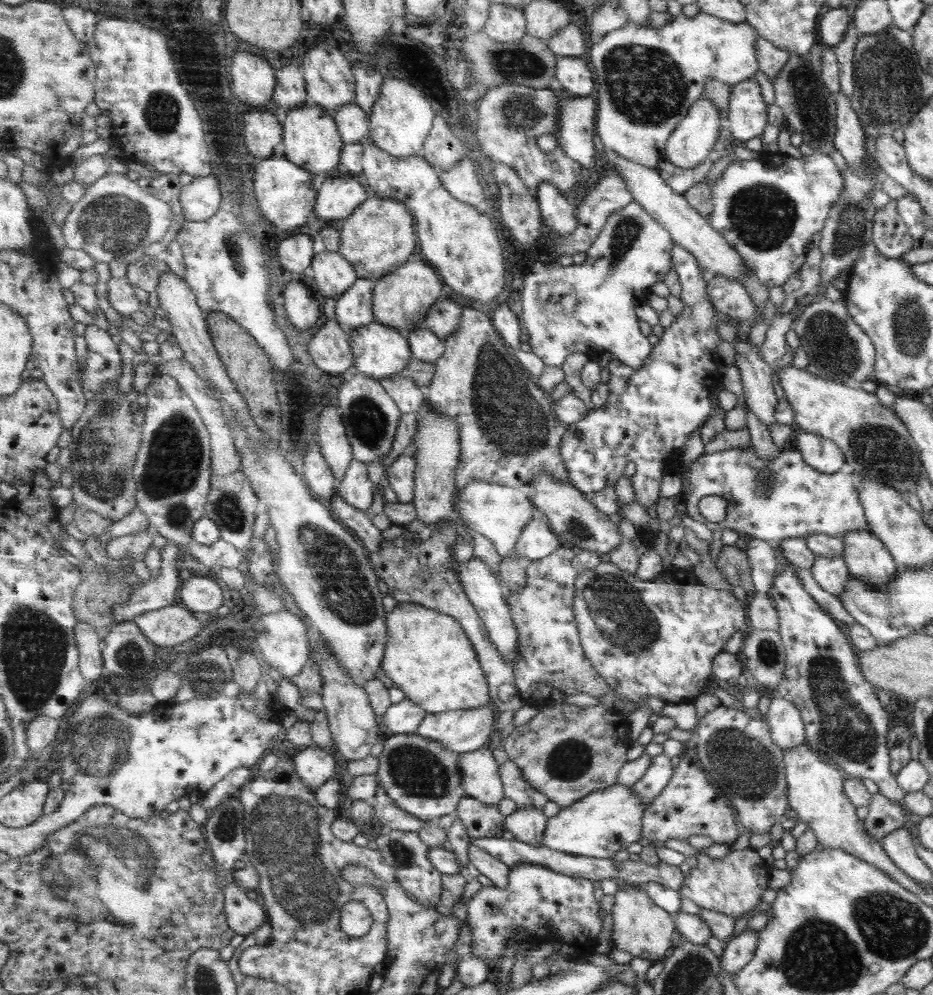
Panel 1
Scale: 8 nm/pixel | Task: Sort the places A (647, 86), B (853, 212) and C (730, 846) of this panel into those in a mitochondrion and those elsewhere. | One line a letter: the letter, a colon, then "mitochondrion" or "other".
A: mitochondrion
B: mitochondrion
C: other

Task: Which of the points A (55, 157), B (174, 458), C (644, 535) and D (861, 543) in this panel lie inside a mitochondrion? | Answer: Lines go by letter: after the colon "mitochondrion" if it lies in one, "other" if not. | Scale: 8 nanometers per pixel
A: other
B: mitochondrion
C: other
D: other

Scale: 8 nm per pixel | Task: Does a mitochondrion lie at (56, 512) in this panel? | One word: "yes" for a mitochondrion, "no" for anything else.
no

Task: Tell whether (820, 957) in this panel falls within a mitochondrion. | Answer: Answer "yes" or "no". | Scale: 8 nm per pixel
yes

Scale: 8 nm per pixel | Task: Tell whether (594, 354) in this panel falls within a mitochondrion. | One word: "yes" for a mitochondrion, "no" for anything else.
no

